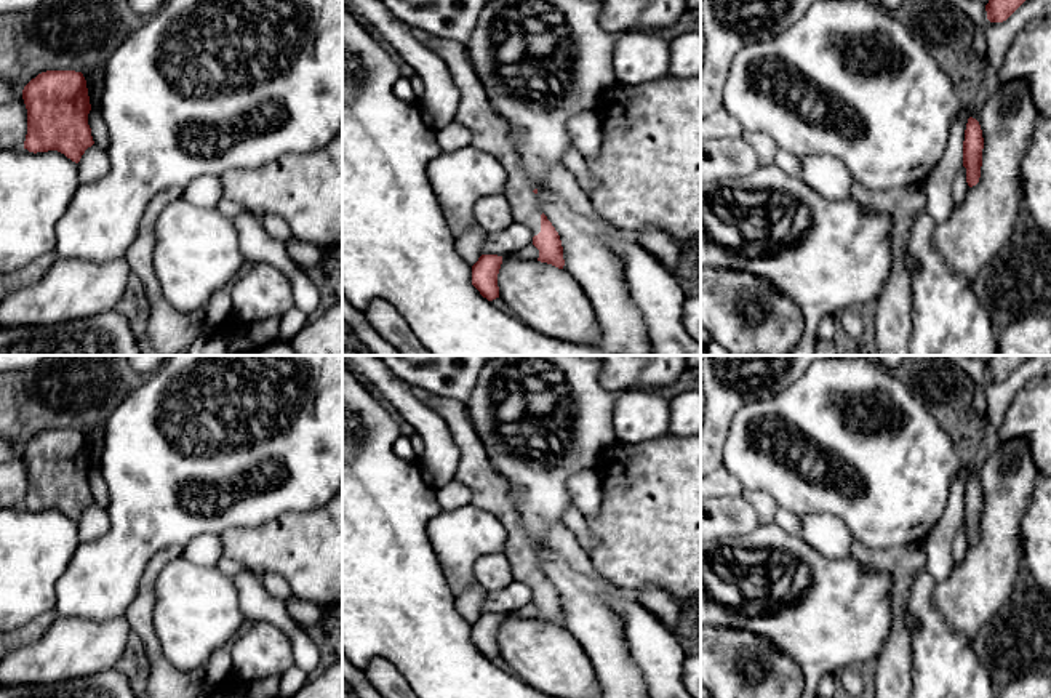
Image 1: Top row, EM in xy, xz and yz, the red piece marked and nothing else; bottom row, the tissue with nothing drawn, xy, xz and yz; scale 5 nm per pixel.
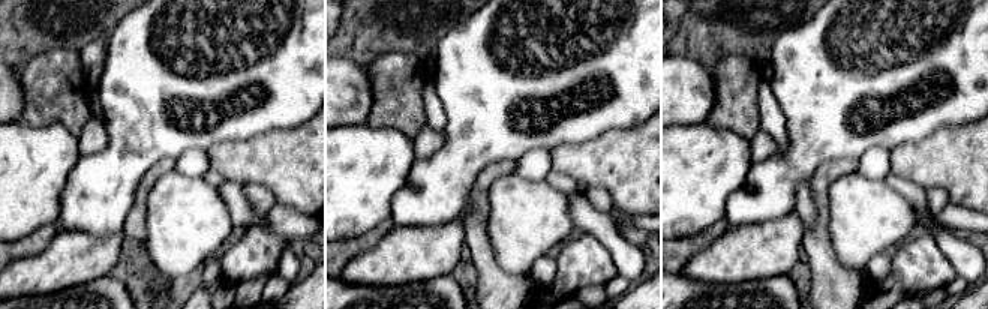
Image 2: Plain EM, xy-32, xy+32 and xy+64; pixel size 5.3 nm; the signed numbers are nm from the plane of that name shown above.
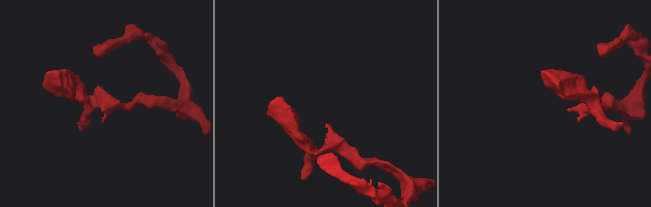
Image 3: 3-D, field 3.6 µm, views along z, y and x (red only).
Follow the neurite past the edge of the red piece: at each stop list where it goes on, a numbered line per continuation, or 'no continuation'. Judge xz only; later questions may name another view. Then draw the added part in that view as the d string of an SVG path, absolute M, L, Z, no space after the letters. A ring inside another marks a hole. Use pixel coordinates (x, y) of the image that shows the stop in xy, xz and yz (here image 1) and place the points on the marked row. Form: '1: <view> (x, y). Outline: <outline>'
1: xz (490, 133). Outline: M432 37L424 43L448 66L450 75L459 91L454 122L467 126L472 133L470 146L493 154L507 170L504 195L510 205L514 221L525 224L533 237L541 232L541 195L531 183L520 152L515 149L509 125L491 106L480 83L464 45Z

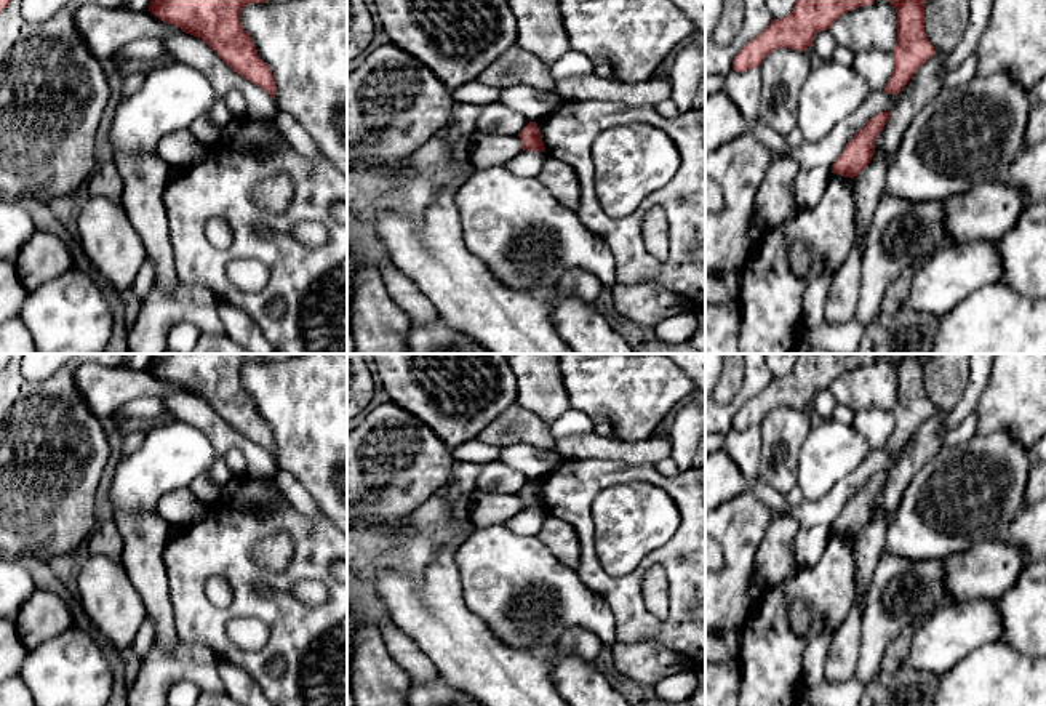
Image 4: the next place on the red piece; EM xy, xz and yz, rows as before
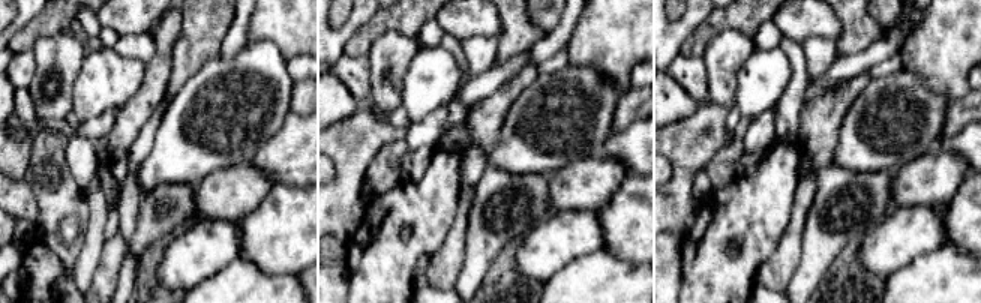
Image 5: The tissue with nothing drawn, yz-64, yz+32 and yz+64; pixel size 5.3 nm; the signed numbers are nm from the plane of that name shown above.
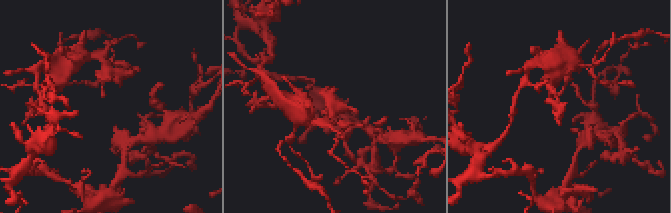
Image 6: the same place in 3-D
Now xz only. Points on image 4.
no continuation

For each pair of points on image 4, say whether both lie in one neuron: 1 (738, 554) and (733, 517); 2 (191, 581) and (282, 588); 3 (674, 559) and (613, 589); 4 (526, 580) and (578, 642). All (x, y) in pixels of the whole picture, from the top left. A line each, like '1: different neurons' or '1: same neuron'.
1: same neuron
2: same neuron
3: same neuron
4: different neurons

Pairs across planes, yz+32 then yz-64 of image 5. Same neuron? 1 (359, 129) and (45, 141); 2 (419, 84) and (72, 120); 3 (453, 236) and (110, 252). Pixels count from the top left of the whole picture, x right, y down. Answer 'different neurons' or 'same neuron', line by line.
1: different neurons
2: different neurons
3: same neuron

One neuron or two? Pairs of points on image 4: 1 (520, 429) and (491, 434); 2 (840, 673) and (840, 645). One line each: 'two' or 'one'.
1: one
2: one

